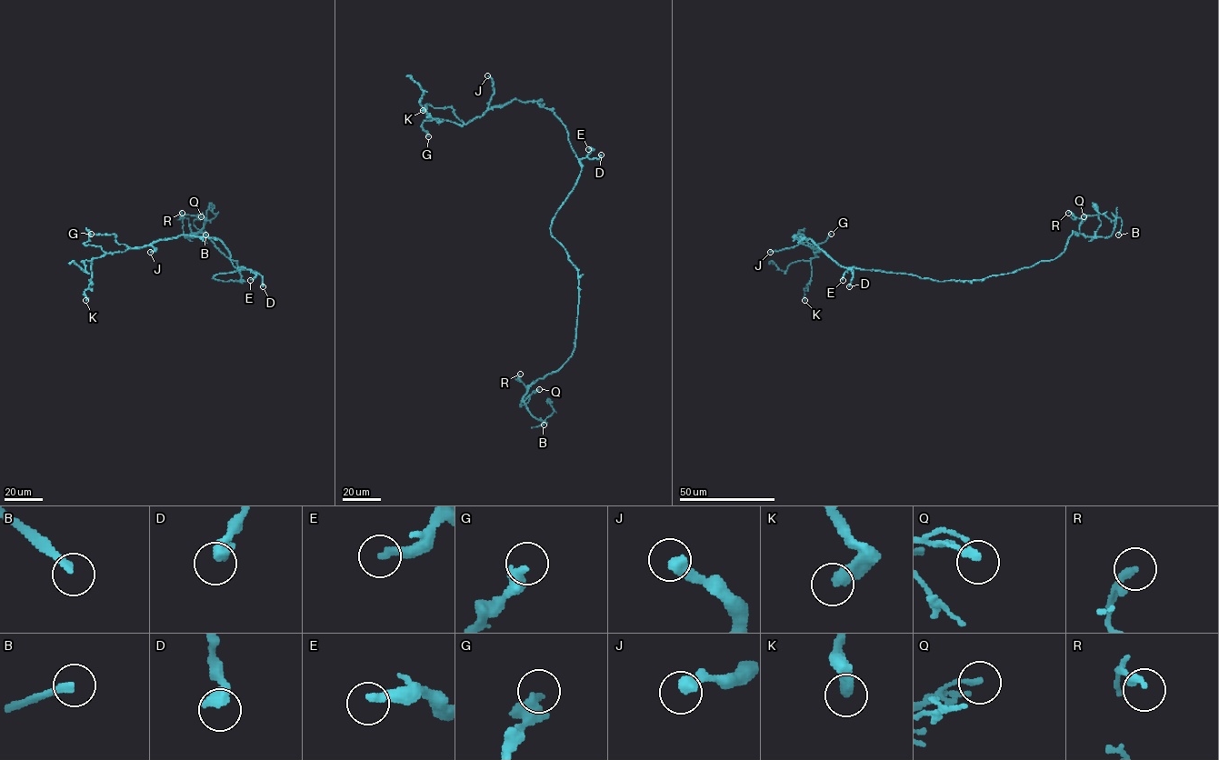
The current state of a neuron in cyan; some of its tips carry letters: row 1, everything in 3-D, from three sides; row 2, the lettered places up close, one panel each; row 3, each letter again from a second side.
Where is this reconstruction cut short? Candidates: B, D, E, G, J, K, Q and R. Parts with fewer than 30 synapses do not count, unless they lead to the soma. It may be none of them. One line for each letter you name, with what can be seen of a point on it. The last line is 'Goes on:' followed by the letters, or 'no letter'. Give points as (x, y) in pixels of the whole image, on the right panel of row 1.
B: (1118, 234)
Goes on: B

